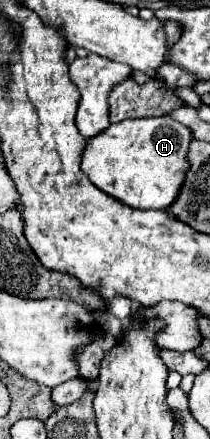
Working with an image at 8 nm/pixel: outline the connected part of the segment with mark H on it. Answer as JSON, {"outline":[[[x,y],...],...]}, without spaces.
{"outline":[[[171,117],[125,119],[87,141],[81,171],[95,187],[133,209],[167,209],[187,173],[191,131]]]}

